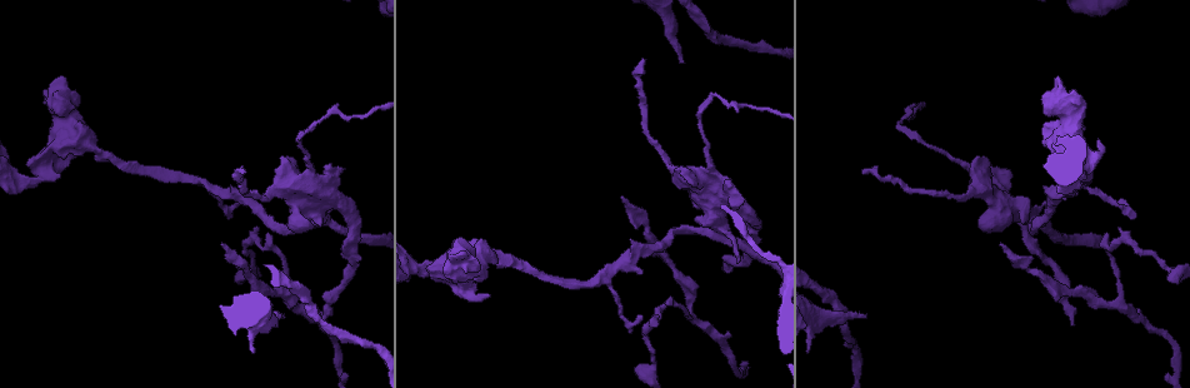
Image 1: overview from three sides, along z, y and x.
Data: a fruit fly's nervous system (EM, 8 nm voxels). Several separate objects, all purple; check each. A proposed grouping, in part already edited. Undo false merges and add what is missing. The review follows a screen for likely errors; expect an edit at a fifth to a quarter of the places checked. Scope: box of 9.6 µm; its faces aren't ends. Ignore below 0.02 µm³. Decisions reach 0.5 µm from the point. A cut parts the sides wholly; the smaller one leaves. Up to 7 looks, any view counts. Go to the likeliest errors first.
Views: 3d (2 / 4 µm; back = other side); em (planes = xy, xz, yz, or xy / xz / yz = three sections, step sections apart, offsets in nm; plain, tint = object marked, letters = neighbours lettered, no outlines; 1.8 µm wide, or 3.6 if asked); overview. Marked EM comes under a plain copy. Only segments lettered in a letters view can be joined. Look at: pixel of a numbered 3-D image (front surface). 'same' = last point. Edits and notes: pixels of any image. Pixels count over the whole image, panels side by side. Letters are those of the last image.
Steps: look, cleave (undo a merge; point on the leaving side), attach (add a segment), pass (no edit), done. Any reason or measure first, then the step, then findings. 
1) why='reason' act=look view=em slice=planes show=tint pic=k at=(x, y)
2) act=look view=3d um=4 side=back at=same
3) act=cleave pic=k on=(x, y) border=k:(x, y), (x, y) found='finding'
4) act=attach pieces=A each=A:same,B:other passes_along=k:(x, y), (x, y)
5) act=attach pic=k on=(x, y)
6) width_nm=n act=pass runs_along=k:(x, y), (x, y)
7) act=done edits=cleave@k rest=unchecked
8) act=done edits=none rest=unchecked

why='branch stops here' act=look view=em slice=xy step=8 show=letters pic=1 at=(224, 246)

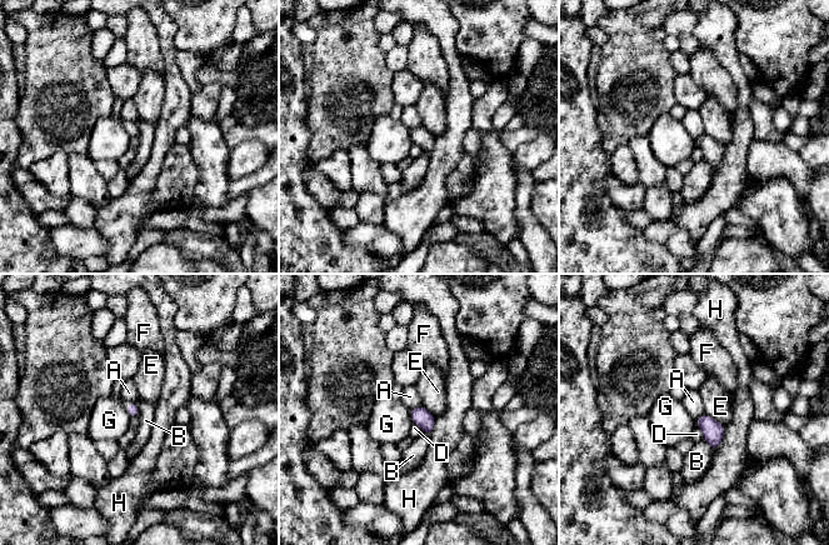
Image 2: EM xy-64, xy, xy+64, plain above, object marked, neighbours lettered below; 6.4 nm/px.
act=look view=em slice=planes show=letters at=same

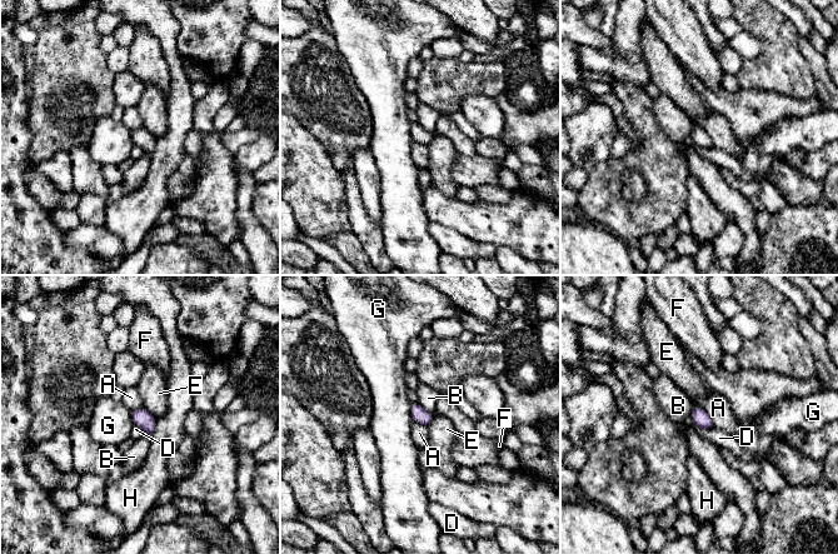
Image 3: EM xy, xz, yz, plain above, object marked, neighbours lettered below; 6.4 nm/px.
width_nm=100 act=pass each=A:other,B:other,D:other,E:other,F:other,G:other,H:other found='no lettered segment goes on from it'

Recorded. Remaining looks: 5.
why='an open end' act=look view=3d um=2 pic=1 at=(684, 61)

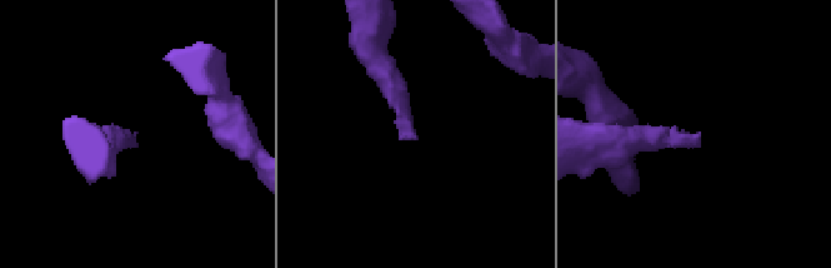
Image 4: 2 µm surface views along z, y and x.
why='now the EM' act=look view=em slice=xz step=8 show=letters pic=4 at=(134, 145)

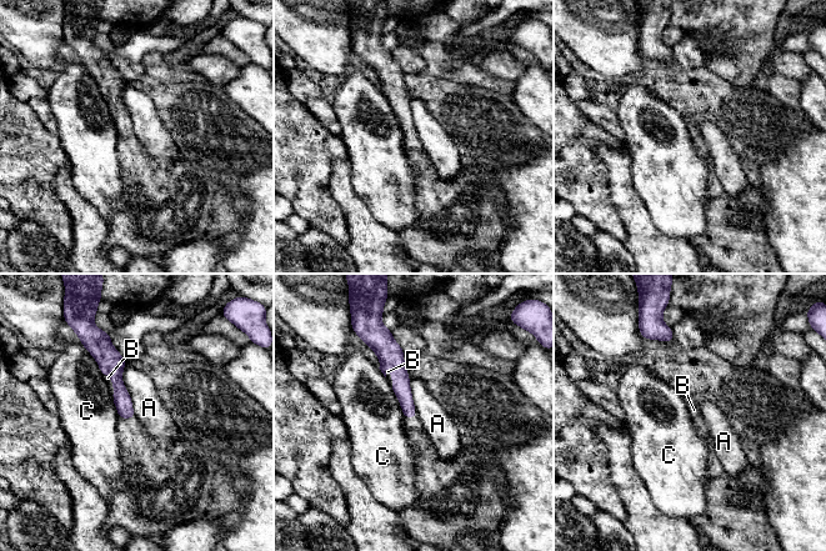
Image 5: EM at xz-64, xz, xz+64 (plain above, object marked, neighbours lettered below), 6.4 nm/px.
why='another direction' act=look view=em slice=xy step=16 show=letters at=same

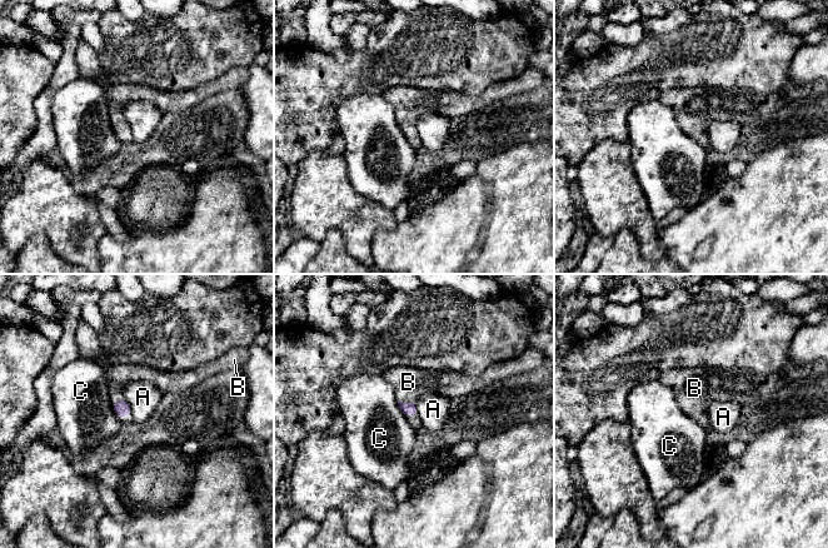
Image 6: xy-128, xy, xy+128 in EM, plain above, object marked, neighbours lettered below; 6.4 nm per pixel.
act=attach pieces=B each=A:other,B:same,C:other passes_along=6:(409, 409), (407, 403), (409, 383) found='the neuron continues'

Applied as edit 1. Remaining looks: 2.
why='long arm stops here' act=look view=em slice=planes show=tint pic=1 at=(1070, 326)

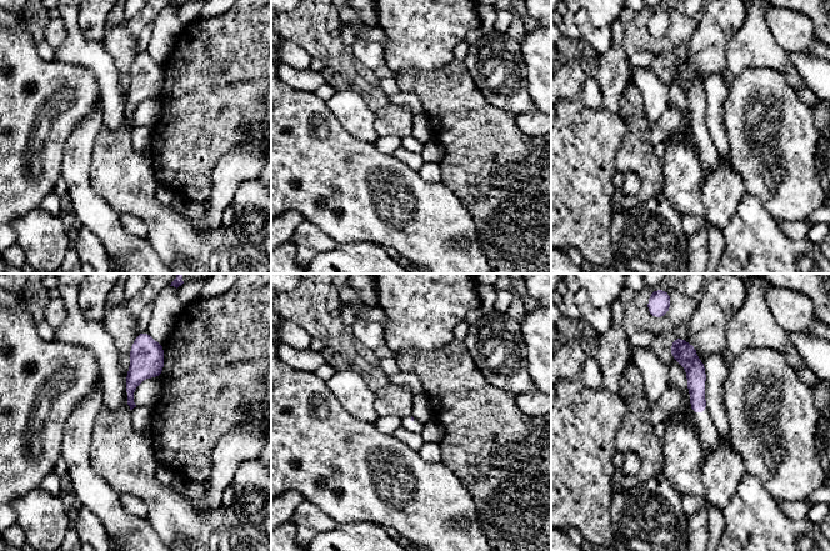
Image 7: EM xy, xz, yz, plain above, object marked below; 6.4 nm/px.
act=look view=em slice=planes show=letters at=same

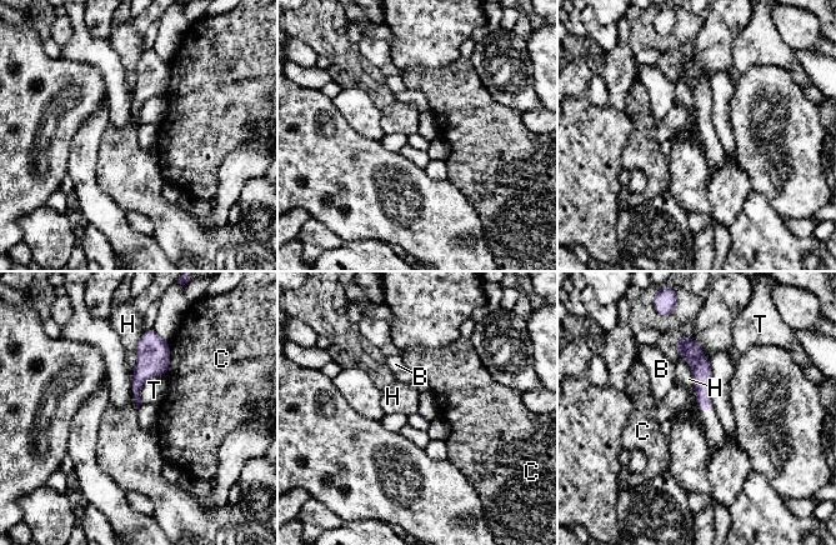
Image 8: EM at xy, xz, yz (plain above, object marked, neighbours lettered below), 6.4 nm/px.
act=pass each=B:other,C:other,H:other,T:other runs_along=8:(682, 339), (701, 366), (704, 408) found='none of them fits'

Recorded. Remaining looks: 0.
act=done edits=attach@6 rest=unchecked

